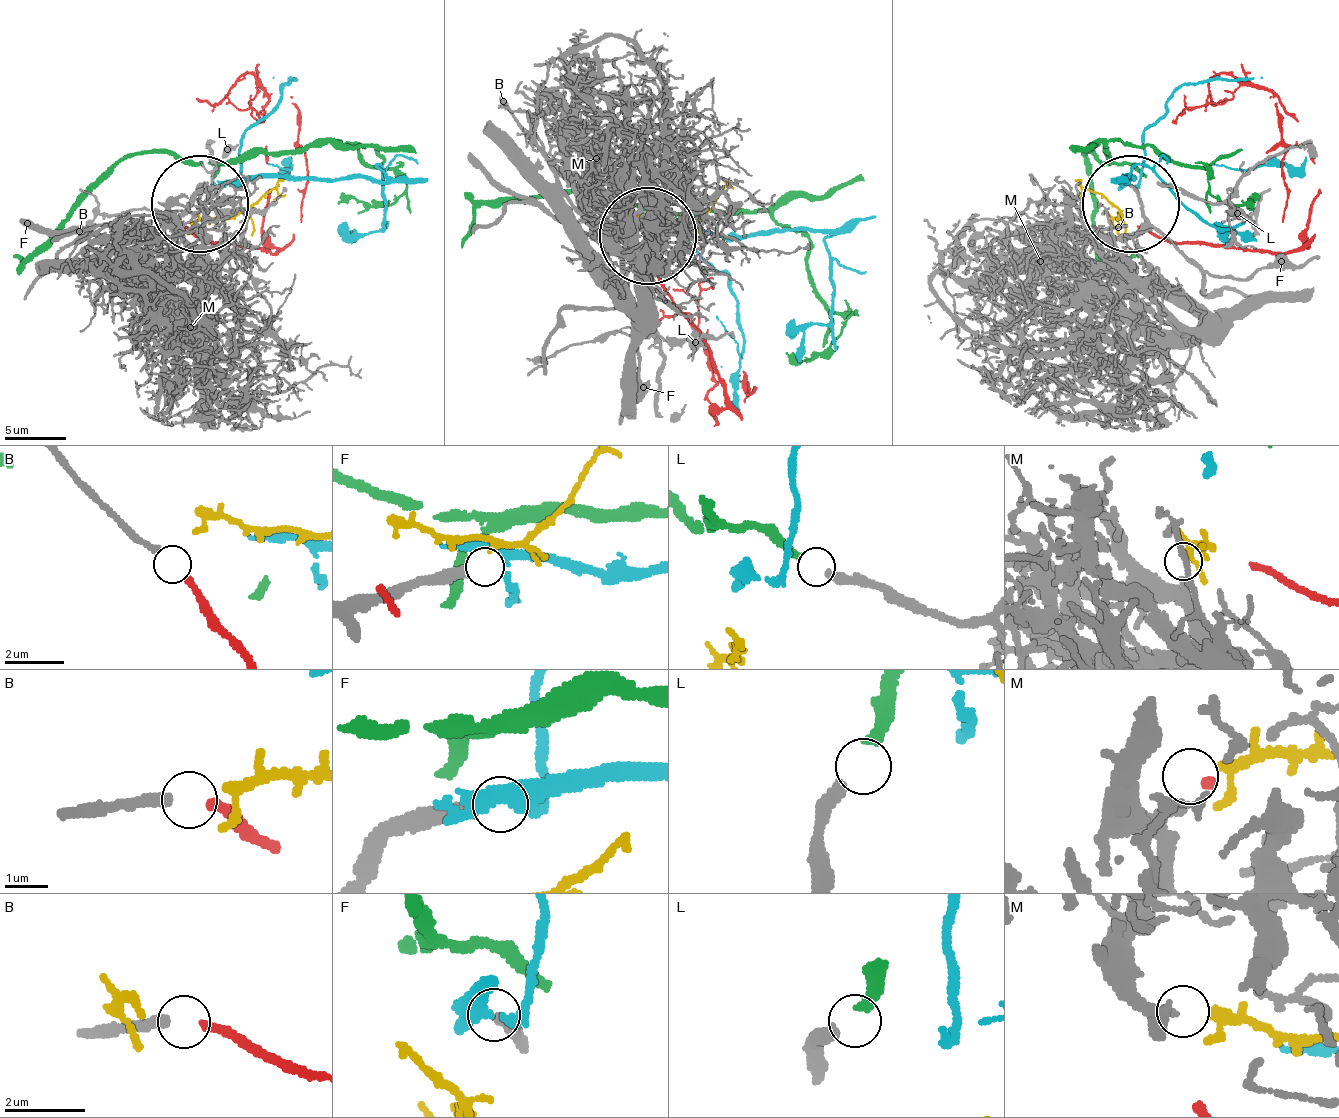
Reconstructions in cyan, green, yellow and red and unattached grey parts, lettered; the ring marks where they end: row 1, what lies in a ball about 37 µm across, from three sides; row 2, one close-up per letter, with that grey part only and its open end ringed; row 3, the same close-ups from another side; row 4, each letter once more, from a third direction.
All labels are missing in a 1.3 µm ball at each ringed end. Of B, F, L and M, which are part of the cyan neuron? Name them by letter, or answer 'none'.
none

